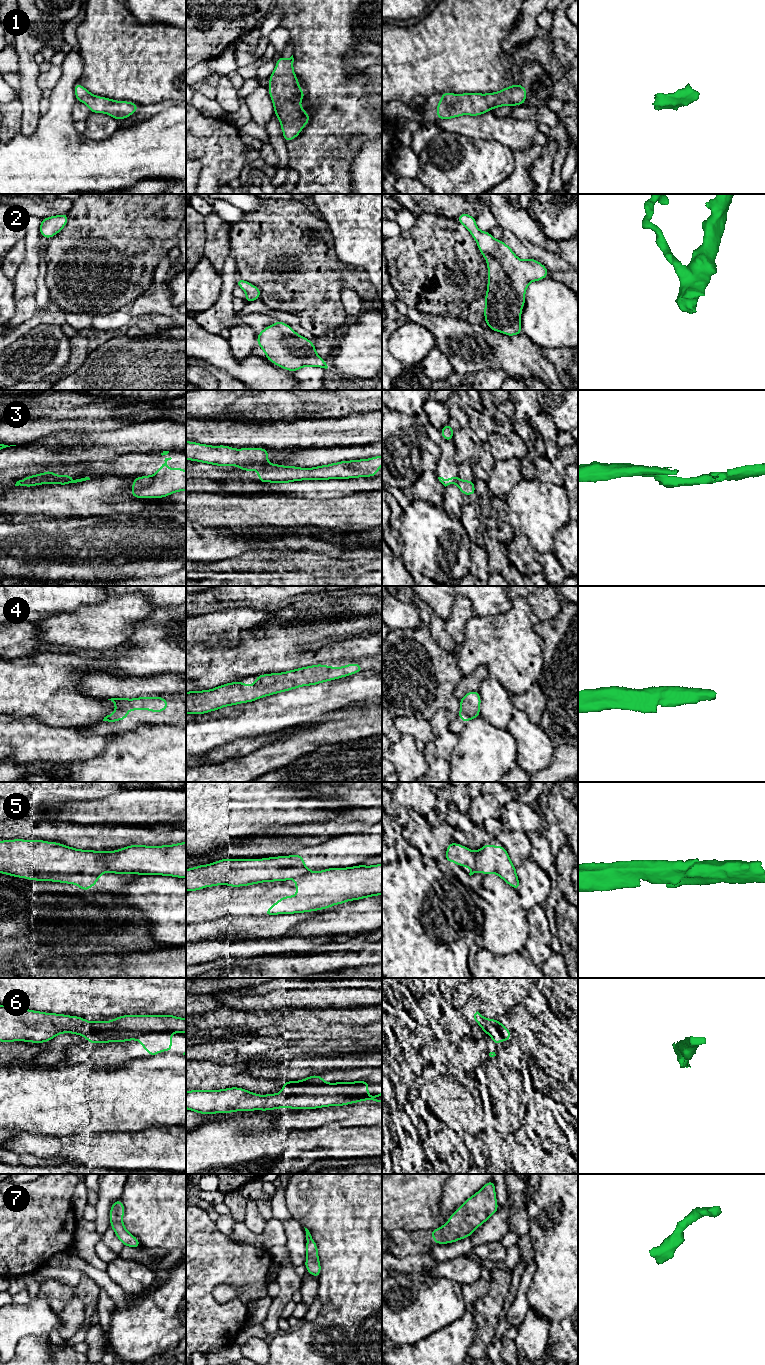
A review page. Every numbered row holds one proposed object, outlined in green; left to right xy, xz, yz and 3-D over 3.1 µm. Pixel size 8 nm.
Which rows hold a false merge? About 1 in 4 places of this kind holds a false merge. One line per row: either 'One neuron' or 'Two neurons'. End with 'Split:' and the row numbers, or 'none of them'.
1: One neuron
2: One neuron
3: Two neurons
4: One neuron
5: Two neurons
6: One neuron
7: One neuron
Split: 3, 5

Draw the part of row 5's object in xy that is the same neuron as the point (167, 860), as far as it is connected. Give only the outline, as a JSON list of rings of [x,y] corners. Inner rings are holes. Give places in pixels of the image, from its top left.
[[[186,841],[172,845],[130,845],[104,851],[104,865],[114,874],[186,878]]]

